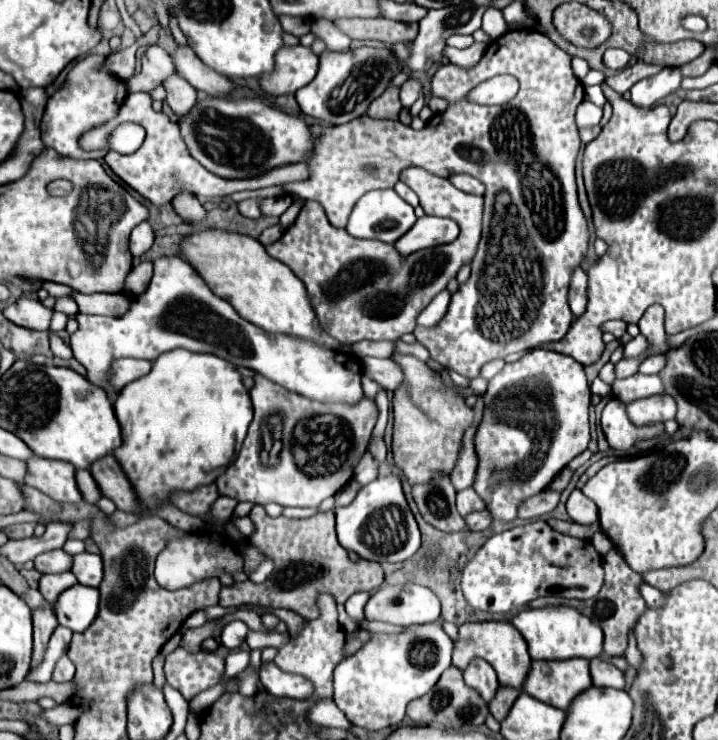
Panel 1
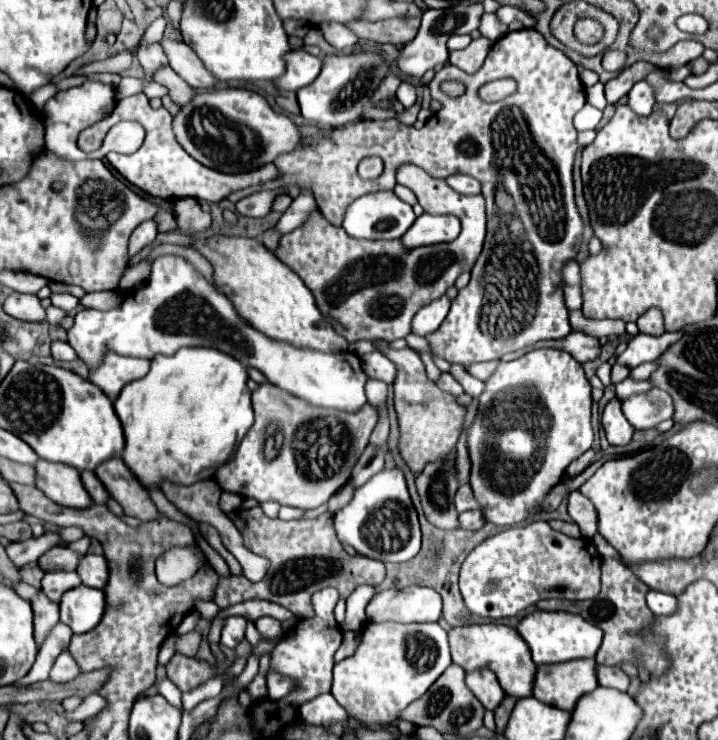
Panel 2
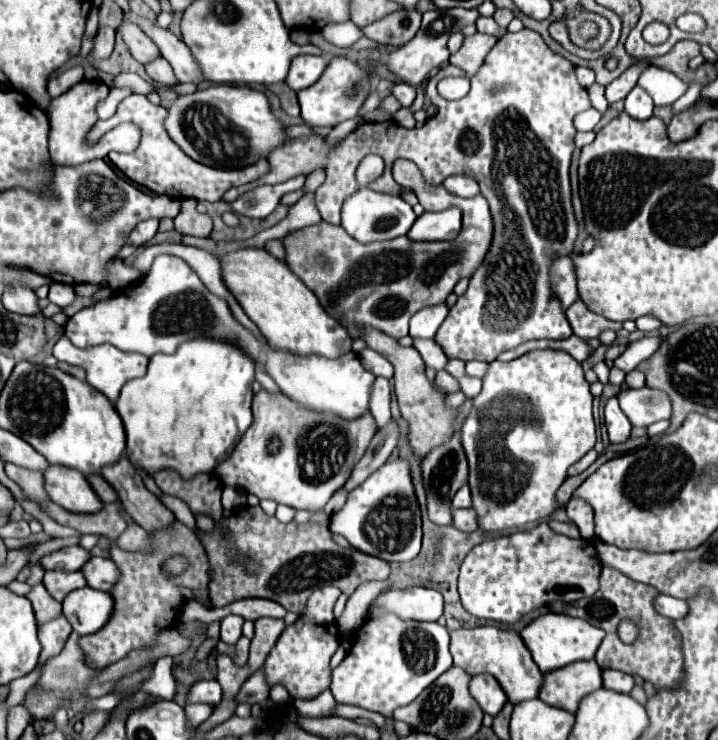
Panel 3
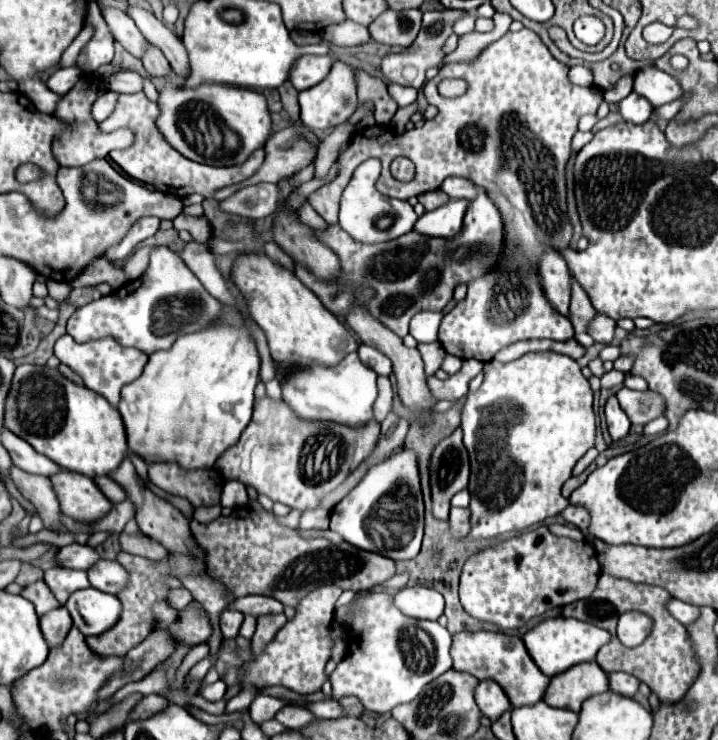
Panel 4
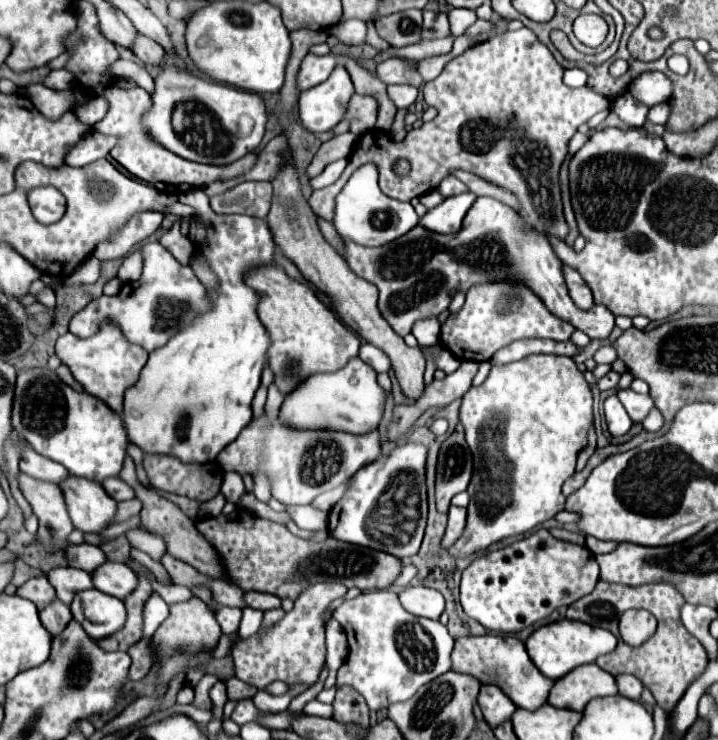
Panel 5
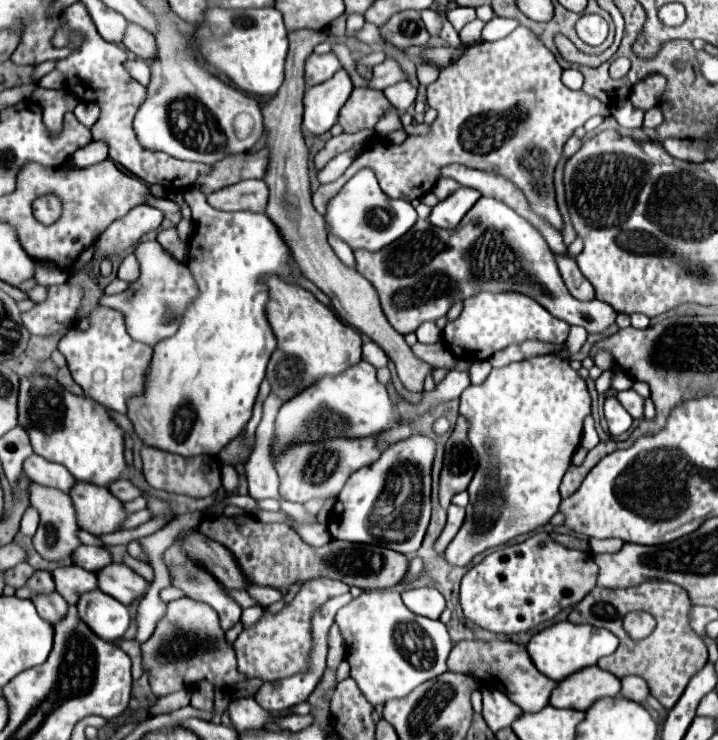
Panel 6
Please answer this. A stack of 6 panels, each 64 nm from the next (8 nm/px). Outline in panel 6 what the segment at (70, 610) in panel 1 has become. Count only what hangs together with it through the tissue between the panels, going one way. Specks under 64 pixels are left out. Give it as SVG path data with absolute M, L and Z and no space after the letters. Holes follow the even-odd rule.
M100 590L86 592L84 596L80 596L76 608L84 624L88 624L88 628L92 628L92 632L96 632L96 636L100 636L102 640L118 640L128 630L128 606Z

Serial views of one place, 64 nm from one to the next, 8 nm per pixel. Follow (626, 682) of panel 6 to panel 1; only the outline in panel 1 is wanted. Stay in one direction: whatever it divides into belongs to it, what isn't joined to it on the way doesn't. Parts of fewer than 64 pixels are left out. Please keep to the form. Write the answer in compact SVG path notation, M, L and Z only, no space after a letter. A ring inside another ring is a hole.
M602 658L590 660L590 672L592 672L592 686L624 688L624 674L608 660Z

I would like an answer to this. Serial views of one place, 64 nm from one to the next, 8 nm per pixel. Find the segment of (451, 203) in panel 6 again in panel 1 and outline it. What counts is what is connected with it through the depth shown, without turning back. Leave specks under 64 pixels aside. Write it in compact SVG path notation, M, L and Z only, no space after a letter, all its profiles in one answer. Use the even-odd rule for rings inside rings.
M424 216L400 240L394 242L394 248L400 252L400 256L408 256L424 248L448 244L456 236L458 236L458 224L454 220Z

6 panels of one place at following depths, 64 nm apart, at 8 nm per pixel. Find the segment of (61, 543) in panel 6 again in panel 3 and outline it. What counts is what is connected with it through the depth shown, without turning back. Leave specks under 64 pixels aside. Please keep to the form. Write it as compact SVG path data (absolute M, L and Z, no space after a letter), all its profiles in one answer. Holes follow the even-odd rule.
M10 462L4 464L4 470L6 470L6 476L10 480L14 480L24 490L24 494L28 494L32 500L36 500L36 502L46 502L48 500L48 494L44 490L42 472L32 472L32 470L20 468L20 466L10 464Z

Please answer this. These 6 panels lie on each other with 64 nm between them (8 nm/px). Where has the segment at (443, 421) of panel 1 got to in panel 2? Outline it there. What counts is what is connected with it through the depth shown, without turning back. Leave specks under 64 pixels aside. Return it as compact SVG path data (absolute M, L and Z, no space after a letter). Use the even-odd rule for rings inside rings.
M374 342L378 348L384 350L384 354L396 364L398 376L394 382L394 408L398 414L398 428L400 428L400 438L398 438L398 450L408 468L412 470L414 476L420 476L420 470L424 470L426 464L432 460L448 456L456 448L456 440L462 432L466 408L456 402L456 398L436 386L426 376L424 364L420 356L412 348L404 350L390 350L388 342Z

